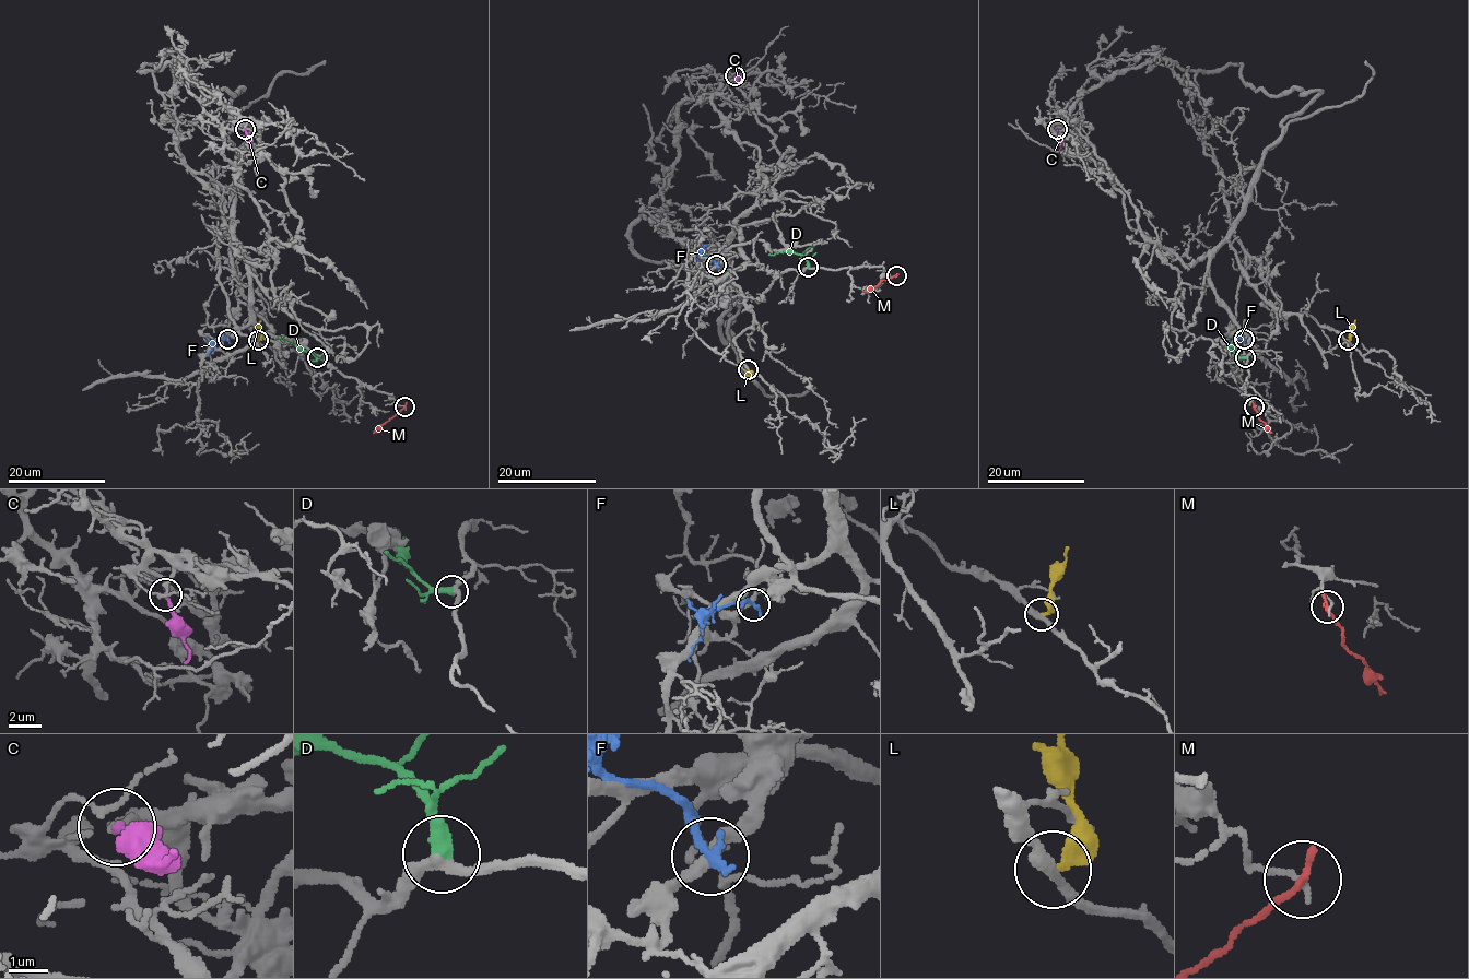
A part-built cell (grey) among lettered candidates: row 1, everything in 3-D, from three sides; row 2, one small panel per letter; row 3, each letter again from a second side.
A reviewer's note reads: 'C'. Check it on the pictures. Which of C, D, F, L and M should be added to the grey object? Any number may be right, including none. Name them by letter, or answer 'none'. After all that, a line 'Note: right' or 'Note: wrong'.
D
Note: wrong

